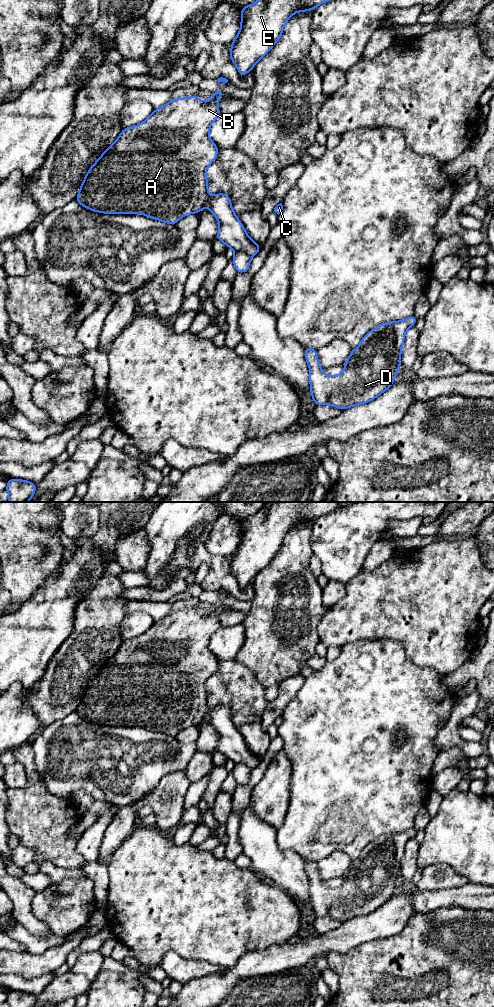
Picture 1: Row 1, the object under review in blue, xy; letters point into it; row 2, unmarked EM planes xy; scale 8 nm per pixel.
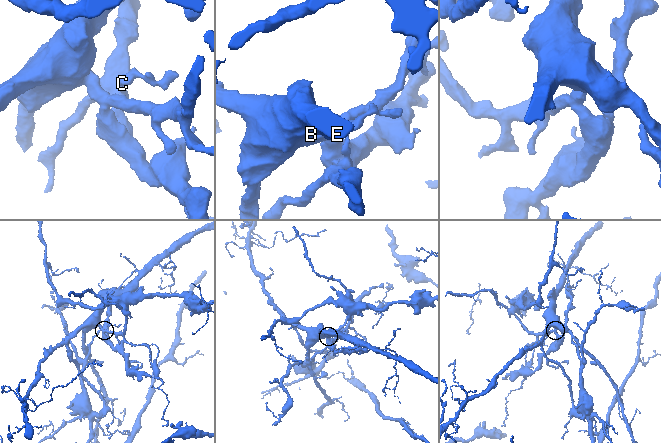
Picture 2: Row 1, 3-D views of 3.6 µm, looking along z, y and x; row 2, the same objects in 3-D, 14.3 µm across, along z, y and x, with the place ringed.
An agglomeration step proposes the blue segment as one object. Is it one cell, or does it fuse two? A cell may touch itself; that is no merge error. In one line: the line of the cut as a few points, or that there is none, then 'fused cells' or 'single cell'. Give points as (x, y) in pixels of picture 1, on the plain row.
cut xy (235, 763), (244, 763), (251, 768); fused cells

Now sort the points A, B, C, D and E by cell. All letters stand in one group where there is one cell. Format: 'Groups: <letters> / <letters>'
Groups: A B E / C D

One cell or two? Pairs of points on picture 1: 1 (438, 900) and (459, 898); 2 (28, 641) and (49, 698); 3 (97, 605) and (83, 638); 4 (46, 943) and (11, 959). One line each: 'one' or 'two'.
1: one
2: two
3: one
4: two

